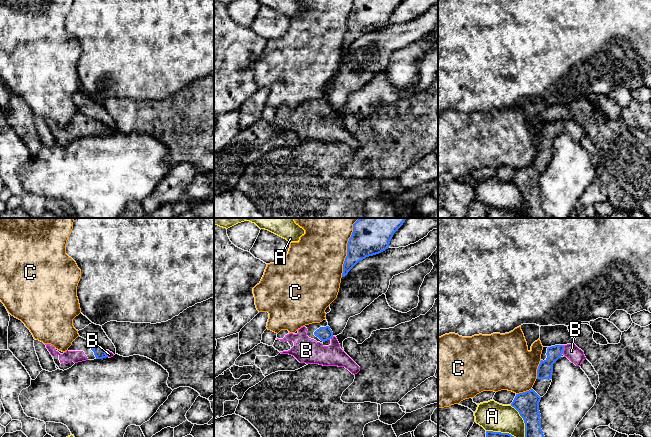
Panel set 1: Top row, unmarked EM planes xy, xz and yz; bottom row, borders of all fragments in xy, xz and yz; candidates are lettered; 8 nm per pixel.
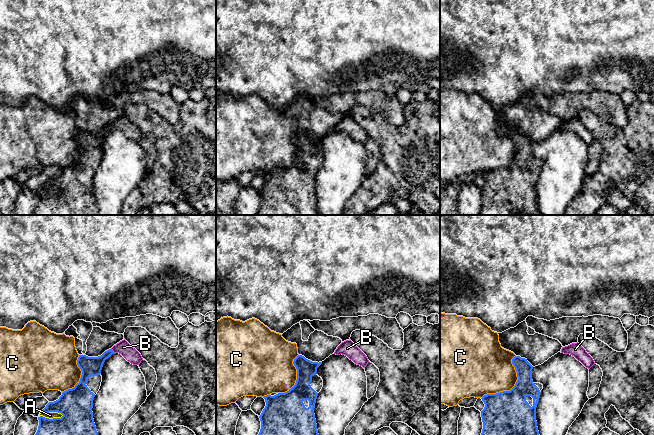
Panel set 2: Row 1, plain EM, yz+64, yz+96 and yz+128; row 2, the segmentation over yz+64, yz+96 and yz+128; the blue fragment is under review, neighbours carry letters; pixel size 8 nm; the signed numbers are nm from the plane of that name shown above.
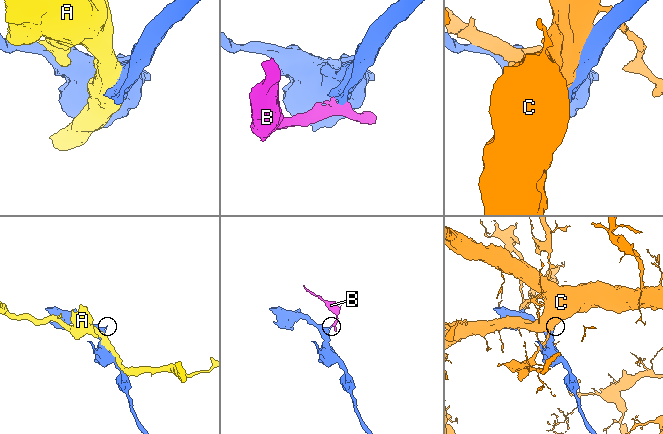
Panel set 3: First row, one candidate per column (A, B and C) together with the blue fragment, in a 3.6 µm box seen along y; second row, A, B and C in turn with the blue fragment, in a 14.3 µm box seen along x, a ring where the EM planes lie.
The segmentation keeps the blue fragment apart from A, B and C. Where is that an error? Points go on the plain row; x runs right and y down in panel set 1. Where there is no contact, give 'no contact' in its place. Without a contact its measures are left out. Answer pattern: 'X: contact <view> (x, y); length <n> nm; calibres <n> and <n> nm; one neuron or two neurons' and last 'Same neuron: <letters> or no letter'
A: contact yz (512, 212); length 320 nm; calibres 170 and 240 nm; two neurons
B: contact yz (563, 125); length 70 nm; calibres 120 and 120 nm; one neuron
C: contact xz (347, 26); length 440 nm; calibres 260 and 420 nm; two neurons
Same neuron: B

